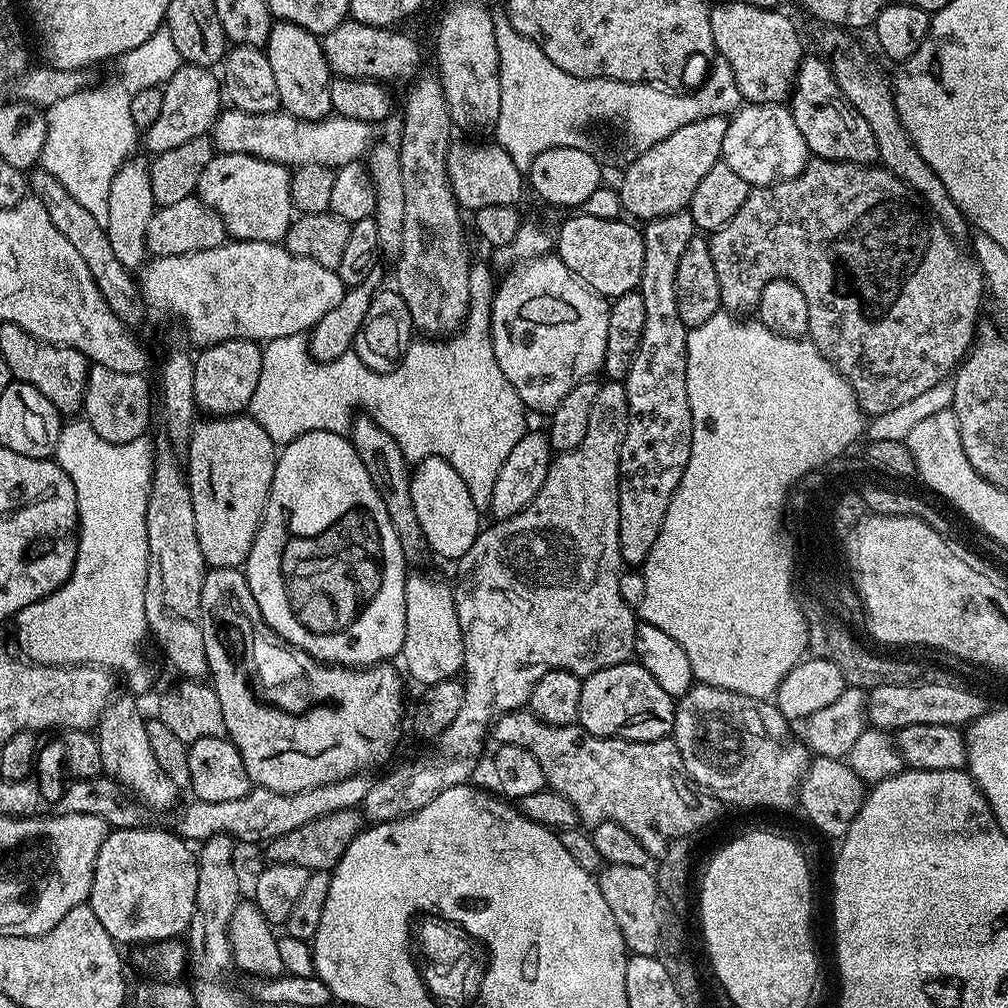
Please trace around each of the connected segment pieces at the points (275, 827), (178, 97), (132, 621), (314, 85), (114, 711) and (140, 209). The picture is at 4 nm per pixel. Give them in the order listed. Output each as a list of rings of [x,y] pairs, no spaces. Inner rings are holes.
[[[364,774],[348,776],[344,780],[295,792],[289,796],[256,786],[242,798],[236,798],[234,802],[206,802],[193,799],[192,805],[181,814],[180,821],[174,828],[189,842],[203,842],[221,834],[230,836],[237,842],[245,840],[248,844],[256,844],[259,840],[267,842],[282,834],[290,834],[290,830],[298,830],[298,826],[306,826],[306,822],[314,822],[314,818],[322,818],[326,814],[334,814],[346,808],[359,809],[368,793],[370,780],[366,777]]]
[[[184,64],[163,85],[163,89],[162,114],[158,114],[158,122],[154,122],[154,126],[150,126],[142,136],[142,144],[152,154],[174,150],[174,146],[182,146],[182,142],[190,142],[190,138],[205,135],[222,111],[221,81],[215,71],[207,68]]]
[[[72,418],[61,427],[54,459],[66,470],[76,491],[78,543],[76,561],[70,578],[46,598],[26,606],[16,613],[16,640],[33,664],[66,668],[86,664],[106,668],[128,679],[137,697],[143,698],[152,688],[152,668],[140,660],[140,647],[149,635],[146,622],[146,574],[148,573],[148,543],[146,542],[146,506],[152,485],[153,441],[141,438],[134,442],[115,444],[94,434],[88,421]]]
[[[276,22],[268,35],[266,51],[270,66],[274,70],[278,98],[283,111],[303,120],[324,120],[333,115],[330,86],[334,73],[328,69],[321,37],[302,30],[302,26]]]
[[[117,695],[100,716],[98,739],[102,750],[102,766],[107,775],[119,780],[145,808],[153,813],[164,812],[175,806],[178,789],[174,782],[170,782],[170,778],[166,778],[166,770],[158,766],[154,750],[150,750],[150,737],[146,734],[148,720],[136,705],[137,697],[127,695]]]
[[[129,159],[114,174],[114,182],[110,182],[110,214],[104,223],[104,232],[110,238],[114,255],[129,270],[139,269],[149,259],[146,226],[150,226],[150,218],[158,207],[154,190],[150,190],[149,165],[136,159]]]

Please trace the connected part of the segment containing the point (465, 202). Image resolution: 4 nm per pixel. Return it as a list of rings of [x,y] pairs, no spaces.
[[[468,142],[472,144],[456,144],[453,143],[448,150],[446,158],[446,170],[450,178],[450,190],[454,190],[454,198],[459,202],[461,209],[467,210],[474,214],[480,208],[486,206],[516,206],[521,202],[520,195],[523,194],[524,188],[526,192],[526,176],[518,170],[518,166],[514,166],[514,158],[510,158],[510,154],[506,154],[506,150],[501,144],[495,142]]]

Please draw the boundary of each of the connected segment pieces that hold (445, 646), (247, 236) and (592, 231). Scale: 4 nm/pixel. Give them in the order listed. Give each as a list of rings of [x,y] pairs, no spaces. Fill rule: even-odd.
[[[409,575],[404,582],[406,594],[406,638],[402,668],[420,686],[437,684],[461,675],[464,666],[464,635],[458,622],[454,588],[436,576]]]
[[[221,152],[206,162],[195,195],[211,212],[220,215],[224,231],[232,240],[278,244],[283,241],[294,219],[291,185],[292,172],[283,164],[254,158],[250,154]]]
[[[572,214],[555,233],[555,255],[588,288],[605,298],[615,298],[639,289],[642,258],[646,258],[644,233],[627,219],[603,220],[587,214]]]

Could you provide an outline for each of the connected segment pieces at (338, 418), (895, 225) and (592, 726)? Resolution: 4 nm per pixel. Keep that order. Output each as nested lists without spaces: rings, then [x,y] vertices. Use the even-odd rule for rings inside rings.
[[[473,263],[470,267],[470,306],[464,327],[447,337],[446,342],[432,338],[413,339],[400,362],[389,372],[368,368],[352,350],[337,360],[314,360],[308,350],[308,336],[303,332],[267,341],[263,345],[262,375],[248,407],[252,419],[270,434],[276,445],[283,446],[302,434],[318,430],[347,433],[358,410],[363,410],[395,438],[409,462],[419,462],[431,456],[440,456],[450,462],[450,466],[462,474],[462,482],[466,482],[466,490],[470,490],[476,509],[482,514],[487,513],[492,507],[498,470],[502,470],[506,454],[514,450],[526,431],[526,409],[522,398],[518,398],[518,390],[506,382],[506,374],[502,374],[502,366],[498,366],[498,358],[494,358],[492,349],[492,295],[497,290],[494,280],[492,284],[492,274],[493,269],[487,263]]]
[[[812,158],[802,174],[794,178],[783,180],[780,184],[768,184],[764,188],[753,187],[746,202],[742,202],[742,210],[738,210],[738,214],[734,214],[734,218],[730,218],[726,226],[711,233],[708,249],[710,258],[714,258],[714,274],[718,274],[720,307],[729,314],[751,313],[760,301],[766,282],[771,280],[789,280],[794,282],[794,286],[798,286],[798,290],[802,290],[802,295],[806,297],[806,306],[810,310],[808,336],[820,355],[825,356],[836,367],[842,378],[846,378],[846,382],[854,390],[861,412],[865,417],[871,418],[886,414],[886,410],[895,410],[905,402],[911,402],[913,398],[918,398],[918,394],[930,390],[930,386],[945,383],[968,355],[975,341],[978,321],[981,319],[980,299],[986,296],[986,285],[984,275],[980,272],[980,264],[972,261],[956,244],[959,243],[937,222],[936,217],[913,192],[882,166]]]
[[[629,662],[618,666],[606,666],[594,674],[583,677],[582,694],[578,702],[580,727],[595,736],[610,736],[617,740],[662,740],[671,733],[676,703],[673,696],[666,694],[658,682],[654,682],[650,670],[641,664]]]

